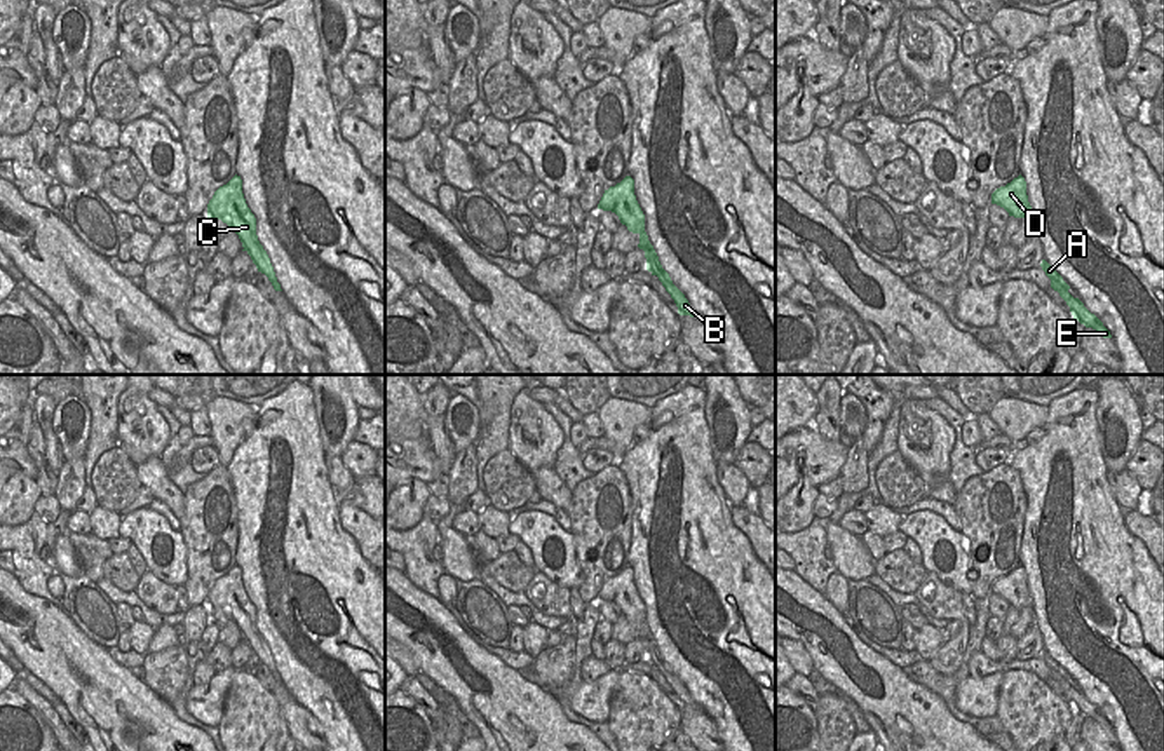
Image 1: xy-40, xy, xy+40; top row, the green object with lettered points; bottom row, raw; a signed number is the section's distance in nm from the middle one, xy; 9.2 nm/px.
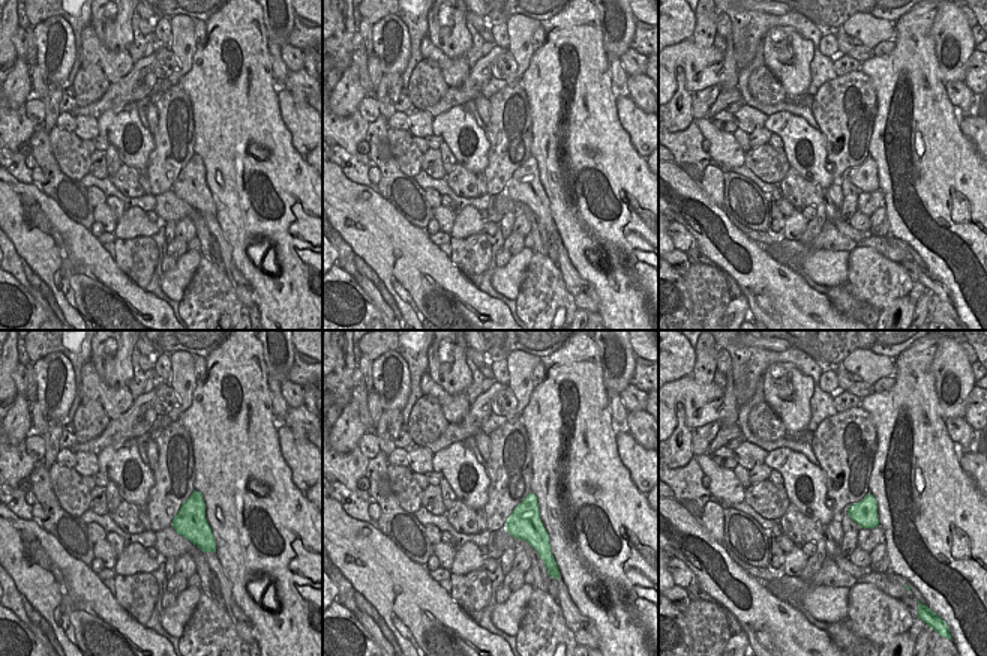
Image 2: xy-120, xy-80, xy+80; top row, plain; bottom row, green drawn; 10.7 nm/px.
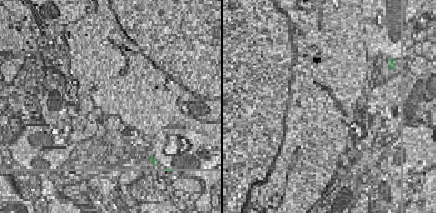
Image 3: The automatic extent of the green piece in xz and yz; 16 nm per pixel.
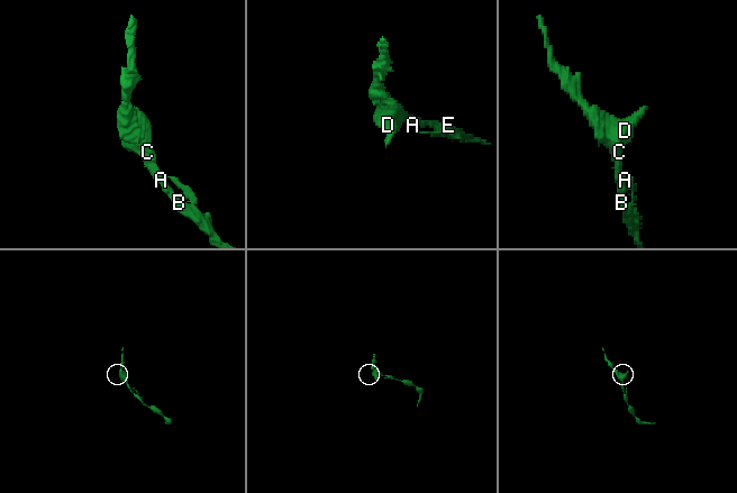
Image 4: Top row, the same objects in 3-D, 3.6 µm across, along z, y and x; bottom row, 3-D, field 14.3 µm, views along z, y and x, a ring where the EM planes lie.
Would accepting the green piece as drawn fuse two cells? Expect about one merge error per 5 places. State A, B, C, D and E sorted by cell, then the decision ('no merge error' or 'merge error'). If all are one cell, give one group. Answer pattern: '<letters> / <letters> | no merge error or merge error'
A B C D E | no merge error

